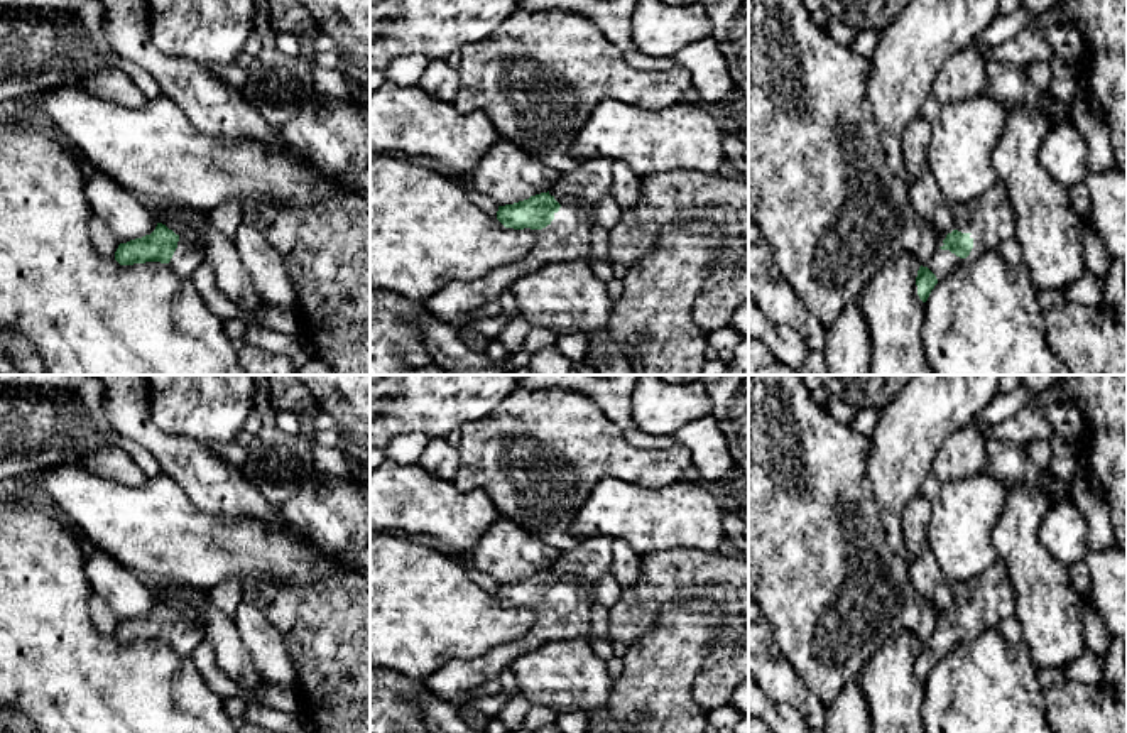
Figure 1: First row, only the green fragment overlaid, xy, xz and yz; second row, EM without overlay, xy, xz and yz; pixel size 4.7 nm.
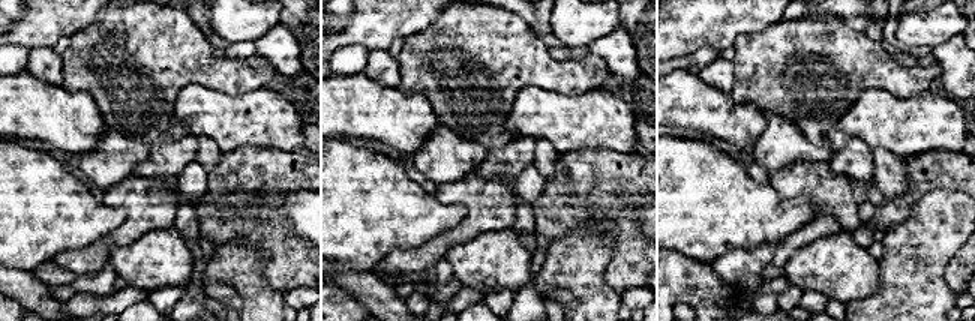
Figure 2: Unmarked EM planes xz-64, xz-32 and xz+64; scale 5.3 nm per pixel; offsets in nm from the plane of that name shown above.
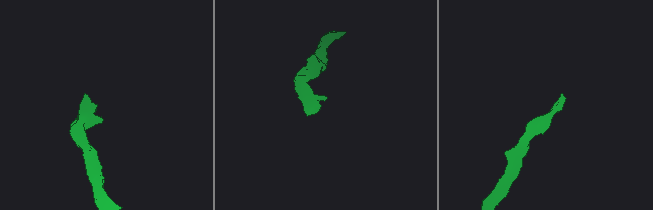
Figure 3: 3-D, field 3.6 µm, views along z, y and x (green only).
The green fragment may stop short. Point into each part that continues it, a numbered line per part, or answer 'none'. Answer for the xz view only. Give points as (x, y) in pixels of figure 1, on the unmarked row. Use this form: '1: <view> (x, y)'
1: xz (453, 681)

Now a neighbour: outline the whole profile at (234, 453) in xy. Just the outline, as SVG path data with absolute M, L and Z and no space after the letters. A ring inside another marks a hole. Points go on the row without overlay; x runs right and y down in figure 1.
M228 443L228 444L216 444L215 451L230 464L243 470L247 466L247 463L250 461L250 458L253 456L252 449L247 449L240 444Z

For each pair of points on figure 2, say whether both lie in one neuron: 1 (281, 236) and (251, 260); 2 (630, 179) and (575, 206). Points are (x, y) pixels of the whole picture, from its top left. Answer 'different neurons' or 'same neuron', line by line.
1: different neurons
2: different neurons

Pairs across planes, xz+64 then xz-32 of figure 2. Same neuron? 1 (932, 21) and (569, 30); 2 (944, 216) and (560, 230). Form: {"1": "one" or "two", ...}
{"1": "one", "2": "two"}

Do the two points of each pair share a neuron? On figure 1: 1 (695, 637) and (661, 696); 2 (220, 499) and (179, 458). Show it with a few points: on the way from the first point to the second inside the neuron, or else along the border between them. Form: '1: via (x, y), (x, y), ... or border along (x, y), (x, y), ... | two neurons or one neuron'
1: via (680, 652), (661, 671), (661, 681) | one neuron
2: via (210, 488), (190, 468) | one neuron

